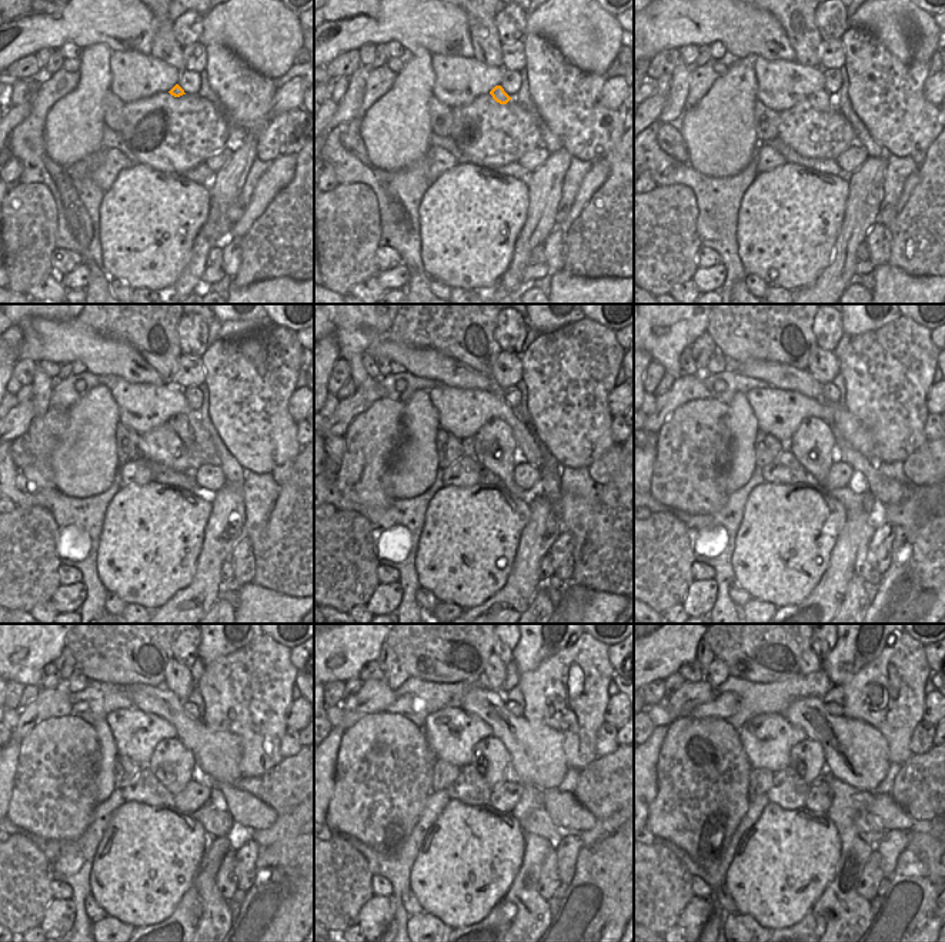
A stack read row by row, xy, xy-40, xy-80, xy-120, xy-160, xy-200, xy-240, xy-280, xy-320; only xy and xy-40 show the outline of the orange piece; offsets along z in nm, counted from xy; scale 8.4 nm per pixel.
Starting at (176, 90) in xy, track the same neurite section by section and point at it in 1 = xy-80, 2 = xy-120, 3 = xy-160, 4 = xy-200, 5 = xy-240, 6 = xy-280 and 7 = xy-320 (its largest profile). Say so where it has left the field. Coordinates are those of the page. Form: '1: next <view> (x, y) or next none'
1: next xy-80 (820, 100)
2: next xy-120 (179, 423)
3: next xy-160 (494, 448)
4: next xy-200 (812, 444)
5: next xy-240 (172, 764)
6: next xy-280 (490, 758)
7: next xy-320 (808, 757)

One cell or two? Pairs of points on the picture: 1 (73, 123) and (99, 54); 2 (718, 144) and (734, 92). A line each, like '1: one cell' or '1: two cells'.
1: one cell
2: one cell

